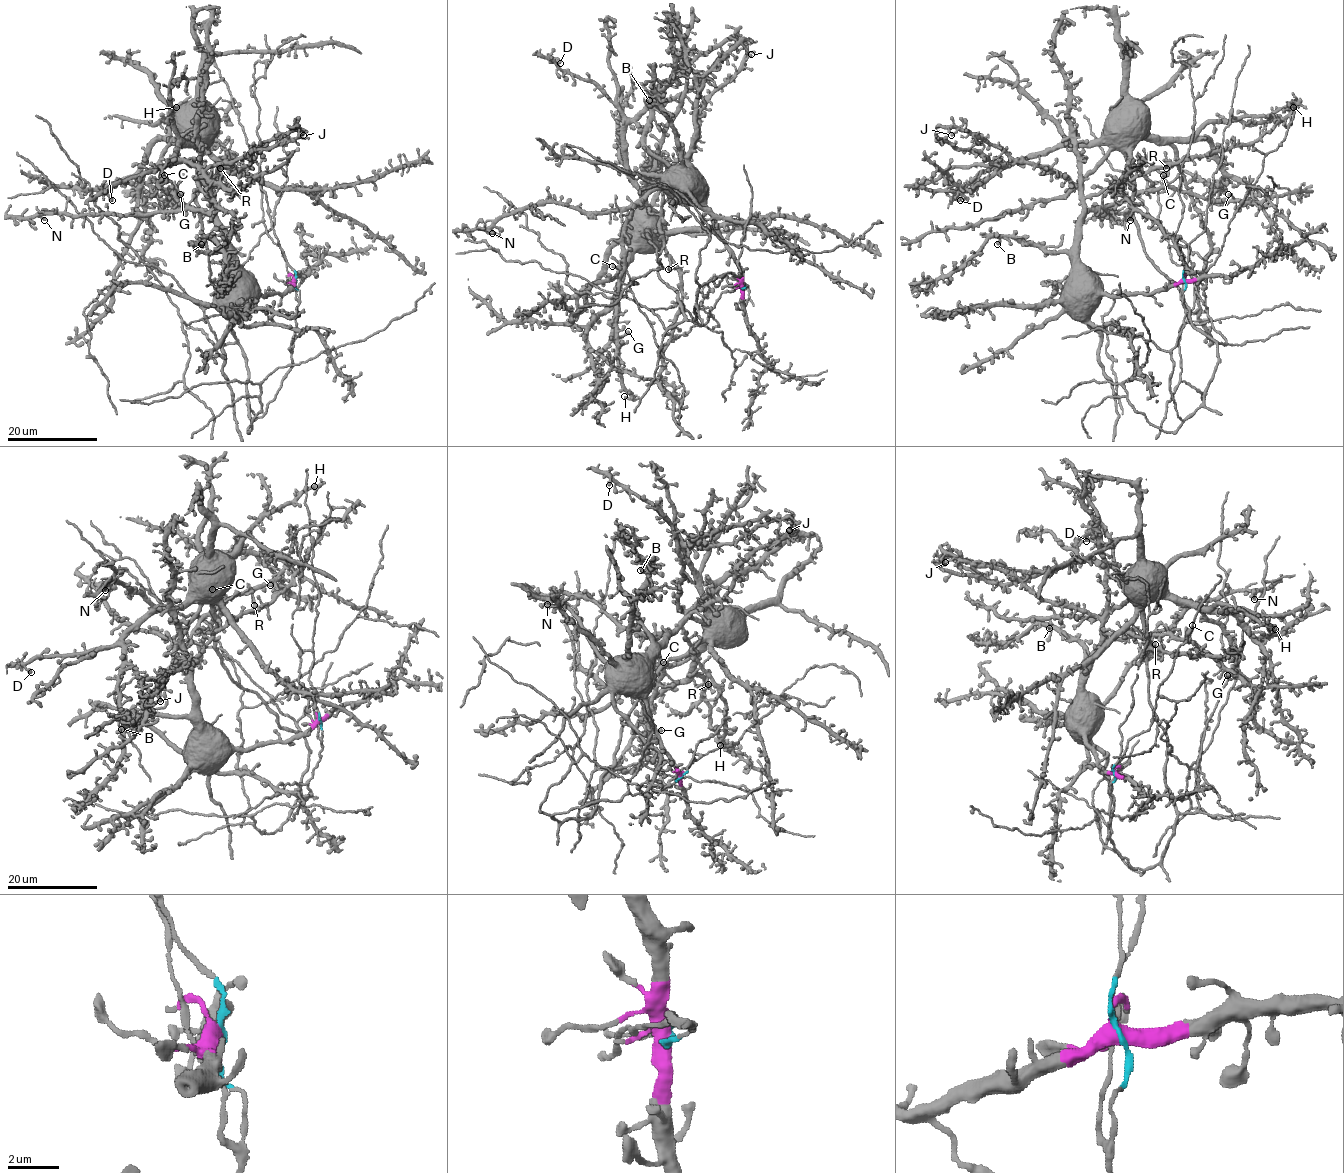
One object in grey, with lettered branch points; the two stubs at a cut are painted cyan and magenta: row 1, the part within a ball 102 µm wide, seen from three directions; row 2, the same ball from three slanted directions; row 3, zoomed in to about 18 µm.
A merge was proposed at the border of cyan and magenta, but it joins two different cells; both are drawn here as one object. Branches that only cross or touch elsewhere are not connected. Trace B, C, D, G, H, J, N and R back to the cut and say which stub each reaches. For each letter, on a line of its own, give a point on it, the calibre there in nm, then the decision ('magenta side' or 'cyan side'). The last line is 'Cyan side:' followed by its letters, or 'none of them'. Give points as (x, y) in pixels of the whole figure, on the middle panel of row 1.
B: at (649, 100); 440 nm thick; magenta side
C: at (612, 266); 360 nm thick; magenta side
D: at (560, 63); 500 nm thick; cyan side
G: at (628, 331); 440 nm thick; magenta side
H: at (624, 396); 240 nm thick; cyan side
J: at (751, 54); 280 nm thick; magenta side
N: at (492, 233); 240 nm thick; magenta side
R: at (668, 269); 400 nm thick; magenta side
Cyan side: D, H

